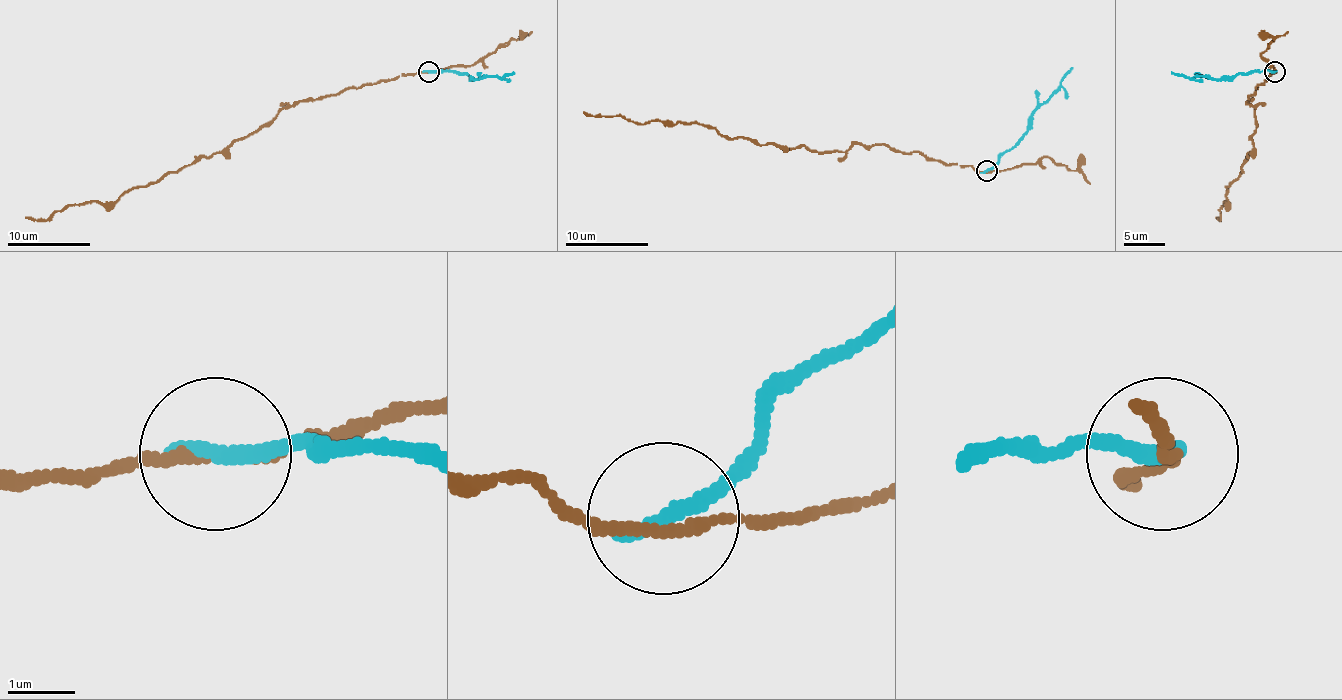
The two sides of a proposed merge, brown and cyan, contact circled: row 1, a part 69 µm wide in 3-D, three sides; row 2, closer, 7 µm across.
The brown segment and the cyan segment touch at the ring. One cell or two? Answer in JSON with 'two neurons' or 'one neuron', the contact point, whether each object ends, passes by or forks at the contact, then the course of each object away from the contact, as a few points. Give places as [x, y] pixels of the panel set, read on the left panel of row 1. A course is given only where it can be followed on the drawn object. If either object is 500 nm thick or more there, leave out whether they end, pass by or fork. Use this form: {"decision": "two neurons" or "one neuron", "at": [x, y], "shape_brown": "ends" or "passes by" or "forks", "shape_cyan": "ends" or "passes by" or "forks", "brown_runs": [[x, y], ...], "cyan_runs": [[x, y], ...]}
{"decision": "two neurons", "at": [429, 71], "shape_brown": "passes by", "shape_cyan": "ends", "brown_runs": [[428, 72], [296, 101], [222, 152], [197, 156], [115, 202], [26, 216]], "cyan_runs": [[428, 72], [440, 70], [502, 78], [515, 72]]}

